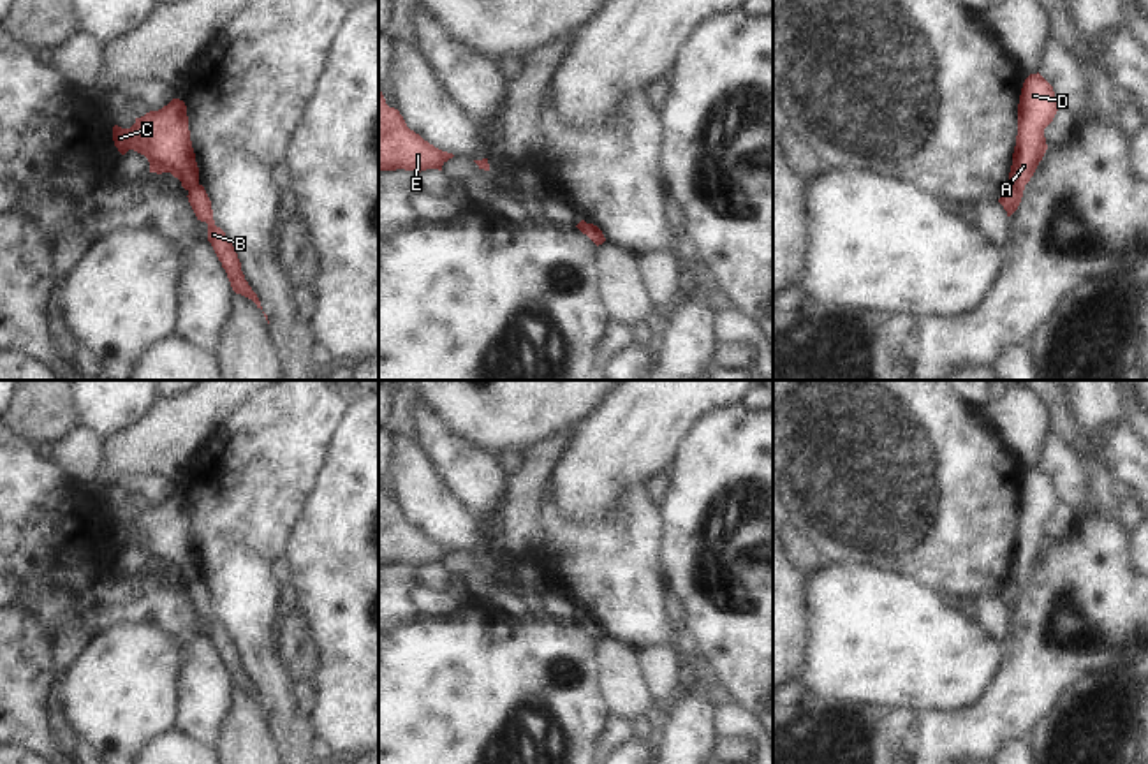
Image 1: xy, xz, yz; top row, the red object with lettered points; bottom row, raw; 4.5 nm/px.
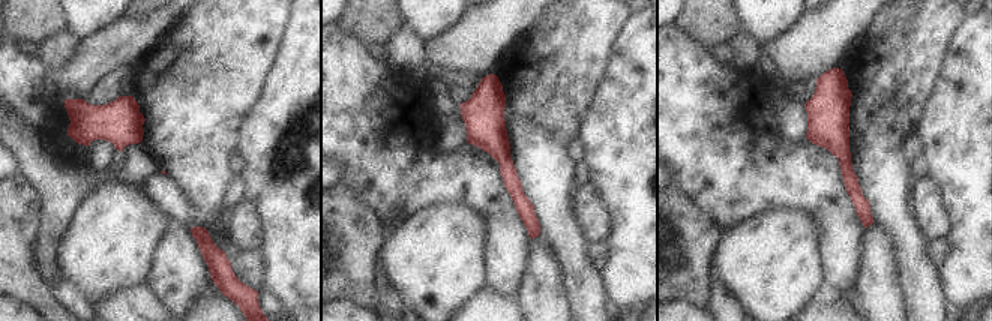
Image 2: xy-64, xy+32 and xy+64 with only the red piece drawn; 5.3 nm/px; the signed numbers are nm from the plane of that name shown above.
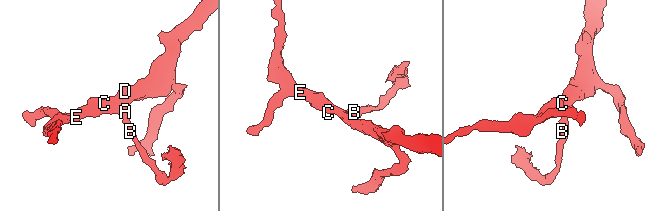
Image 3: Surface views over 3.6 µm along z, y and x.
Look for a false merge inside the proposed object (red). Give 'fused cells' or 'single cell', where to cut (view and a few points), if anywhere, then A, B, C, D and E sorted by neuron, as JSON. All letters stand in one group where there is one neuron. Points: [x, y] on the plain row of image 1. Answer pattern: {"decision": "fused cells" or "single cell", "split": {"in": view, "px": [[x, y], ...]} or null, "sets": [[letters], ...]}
{"decision": "single cell", "split": null, "sets": [["A", "B", "C", "D", "E"]]}

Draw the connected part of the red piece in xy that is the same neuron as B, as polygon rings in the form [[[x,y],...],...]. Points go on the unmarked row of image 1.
[[[173,493],[162,503],[136,512],[130,523],[114,519],[113,535],[121,549],[129,544],[144,549],[150,556],[150,567],[171,567],[181,576],[181,581],[188,586],[187,591],[197,614],[208,618],[208,635],[222,657],[232,685],[252,694],[257,702],[262,704],[257,688],[245,674],[232,637],[225,627],[215,620],[211,595],[199,577],[199,562],[190,535],[185,496]]]

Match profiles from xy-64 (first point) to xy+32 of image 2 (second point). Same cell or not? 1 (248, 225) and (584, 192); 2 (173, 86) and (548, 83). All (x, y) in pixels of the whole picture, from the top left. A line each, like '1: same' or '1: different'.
1: same
2: same

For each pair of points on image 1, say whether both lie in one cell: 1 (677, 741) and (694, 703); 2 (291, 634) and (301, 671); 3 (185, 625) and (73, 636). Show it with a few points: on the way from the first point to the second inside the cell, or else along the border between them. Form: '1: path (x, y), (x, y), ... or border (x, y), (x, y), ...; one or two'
1: path (685, 733), (691, 727), (692, 712); one
2: path (294, 643), (301, 662); one
3: border (51, 638), (74, 620), (80, 622), (90, 638); two

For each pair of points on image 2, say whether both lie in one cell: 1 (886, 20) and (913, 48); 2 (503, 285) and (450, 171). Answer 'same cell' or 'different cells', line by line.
1: different cells
2: same cell

